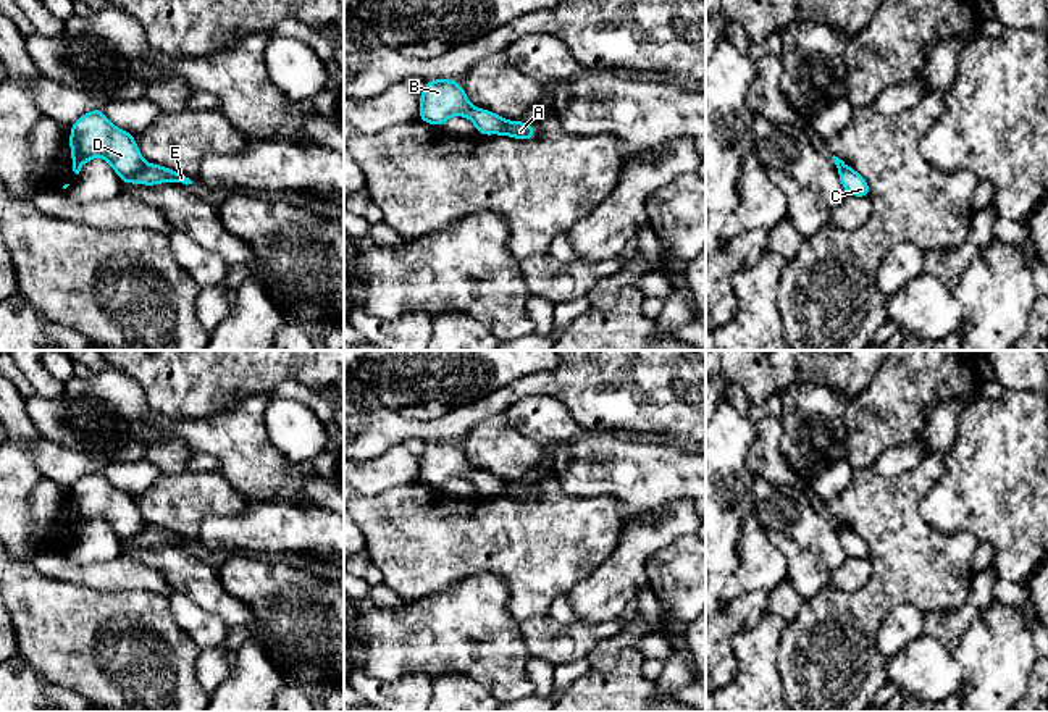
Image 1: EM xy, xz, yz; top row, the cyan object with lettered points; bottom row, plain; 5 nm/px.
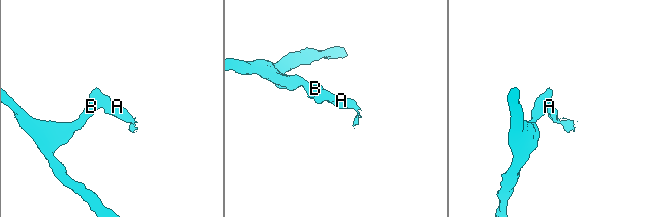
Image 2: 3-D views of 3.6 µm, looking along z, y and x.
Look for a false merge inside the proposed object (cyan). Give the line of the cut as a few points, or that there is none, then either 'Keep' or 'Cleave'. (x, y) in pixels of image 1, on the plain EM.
Split along xy (147, 525), (133, 536), (121, 540). Cleave

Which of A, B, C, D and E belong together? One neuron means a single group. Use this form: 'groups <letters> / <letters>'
groups A C E / B D

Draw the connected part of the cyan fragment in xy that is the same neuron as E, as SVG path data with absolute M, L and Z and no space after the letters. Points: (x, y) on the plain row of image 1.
M149 525L134 538L121 539L121 547L124 547L126 544L144 546L144 547L157 547L160 544L182 544L186 547L192 546L189 539L174 531Z

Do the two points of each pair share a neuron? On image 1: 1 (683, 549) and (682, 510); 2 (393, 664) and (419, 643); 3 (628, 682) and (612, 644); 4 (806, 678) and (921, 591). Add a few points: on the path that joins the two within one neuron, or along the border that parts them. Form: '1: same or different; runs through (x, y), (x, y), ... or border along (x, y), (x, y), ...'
1: different; border along (688, 533), (674, 538), (651, 556)
2: same; runs through (399, 657), (412, 644)
3: different; border along (633, 646), (627, 648), (609, 670), (591, 670)
4: same; runs through (835, 649), (892, 593)

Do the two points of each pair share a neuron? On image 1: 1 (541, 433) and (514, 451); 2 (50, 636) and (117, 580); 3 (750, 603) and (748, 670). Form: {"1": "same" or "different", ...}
{"1": "different", "2": "different", "3": "different"}

